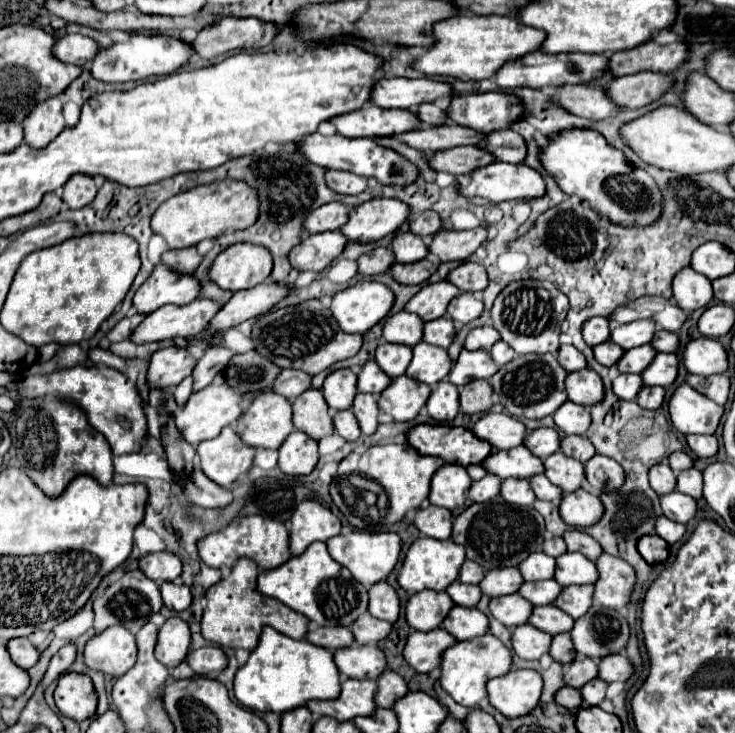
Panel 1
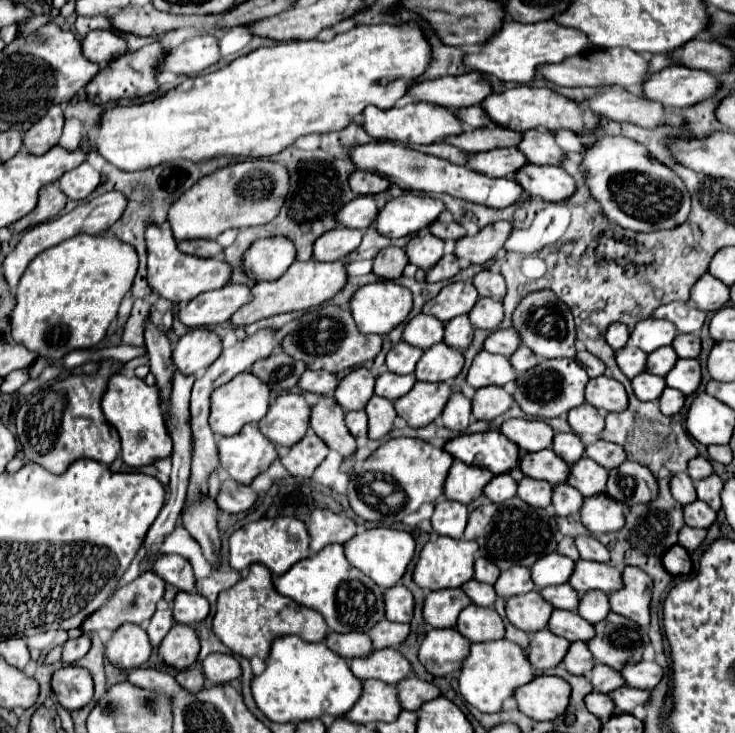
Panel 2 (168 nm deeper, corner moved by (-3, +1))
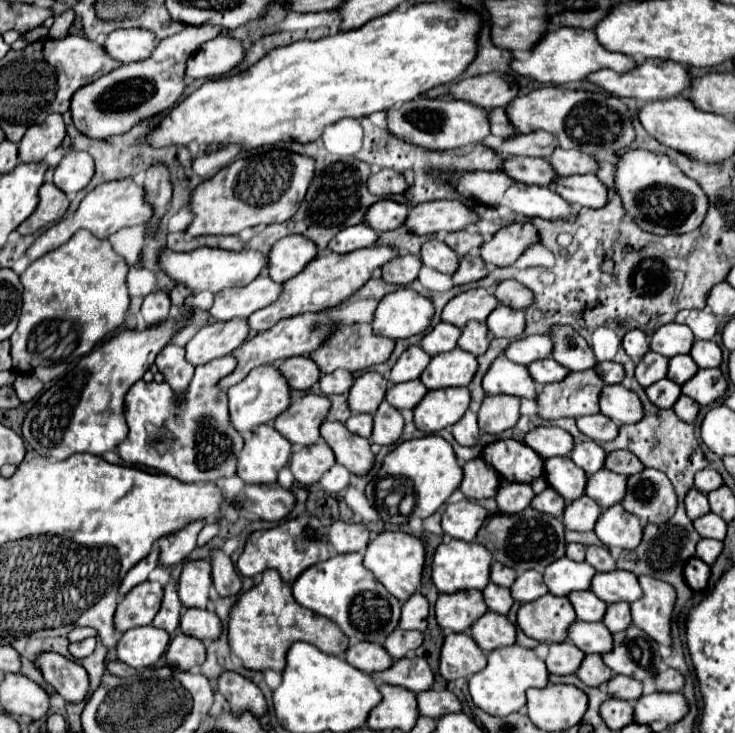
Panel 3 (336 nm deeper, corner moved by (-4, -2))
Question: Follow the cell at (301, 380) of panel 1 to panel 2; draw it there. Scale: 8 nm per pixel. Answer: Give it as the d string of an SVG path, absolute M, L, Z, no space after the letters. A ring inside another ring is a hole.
M306 371L300 377L298 387L302 391L310 391L310 393L318 393L318 395L330 395L334 393L334 389L338 387L338 377L334 373L326 373L326 371Z

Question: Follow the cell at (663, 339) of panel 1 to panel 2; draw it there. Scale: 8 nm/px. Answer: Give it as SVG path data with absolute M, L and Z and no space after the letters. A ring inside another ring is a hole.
M678 335L672 343L672 347L676 349L676 353L684 359L698 359L700 351L702 351L702 341L698 335Z

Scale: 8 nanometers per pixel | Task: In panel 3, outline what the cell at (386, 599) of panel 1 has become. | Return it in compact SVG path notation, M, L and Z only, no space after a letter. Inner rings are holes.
M415 592L409 600L403 602L401 606L401 618L399 618L399 628L401 630L425 630L427 628L427 618L429 614L429 604L427 600Z

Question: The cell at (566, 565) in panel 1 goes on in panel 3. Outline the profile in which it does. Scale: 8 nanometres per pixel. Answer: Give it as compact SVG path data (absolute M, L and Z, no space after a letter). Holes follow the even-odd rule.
M623 570L597 572L591 582L591 592L597 594L597 598L601 598L607 604L621 602L621 600L635 602L643 594L637 576Z

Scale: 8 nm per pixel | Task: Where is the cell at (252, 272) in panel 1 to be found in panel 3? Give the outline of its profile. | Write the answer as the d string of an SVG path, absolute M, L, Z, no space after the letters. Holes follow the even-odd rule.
M301 234L285 236L269 250L269 278L273 282L285 282L299 274L303 266L317 256L317 246Z

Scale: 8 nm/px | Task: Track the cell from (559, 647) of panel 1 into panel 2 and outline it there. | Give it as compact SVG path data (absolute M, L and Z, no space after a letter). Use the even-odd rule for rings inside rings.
M572 643L568 649L568 657L564 657L564 665L572 675L586 675L596 665L586 643Z

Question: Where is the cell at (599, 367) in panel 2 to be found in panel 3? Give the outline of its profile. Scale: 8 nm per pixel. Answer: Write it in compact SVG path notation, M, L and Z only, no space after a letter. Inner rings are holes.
M599 362L595 366L595 370L601 374L601 380L605 384L619 384L623 380L623 376L625 376L623 366L617 364L617 362Z

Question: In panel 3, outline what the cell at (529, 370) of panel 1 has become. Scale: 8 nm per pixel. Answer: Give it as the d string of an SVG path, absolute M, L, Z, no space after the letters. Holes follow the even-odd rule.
M593 370L569 372L561 382L545 384L537 394L537 416L543 420L557 420L597 414L601 386L603 380Z

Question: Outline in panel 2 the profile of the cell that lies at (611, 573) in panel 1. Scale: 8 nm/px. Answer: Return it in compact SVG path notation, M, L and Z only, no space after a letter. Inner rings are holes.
M624 567L624 589L610 595L612 611L636 621L638 625L650 625L650 603L652 603L652 579L638 567Z

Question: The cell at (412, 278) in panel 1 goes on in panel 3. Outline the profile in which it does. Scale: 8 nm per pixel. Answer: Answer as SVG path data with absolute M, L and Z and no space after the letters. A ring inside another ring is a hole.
M471 250L463 258L459 258L459 266L457 266L457 270L453 272L451 278L453 278L453 284L459 286L459 284L469 284L469 282L481 280L483 276L487 276L485 264L479 258L479 252L477 250Z

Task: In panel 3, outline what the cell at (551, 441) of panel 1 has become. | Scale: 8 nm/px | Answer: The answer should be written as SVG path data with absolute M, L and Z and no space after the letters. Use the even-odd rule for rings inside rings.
M587 440L587 442L581 442L581 444L575 442L575 446L573 446L569 458L571 458L579 468L583 468L587 474L593 474L593 472L597 472L597 470L603 468L605 454L607 454L607 452L605 452L599 444L595 444L593 440Z

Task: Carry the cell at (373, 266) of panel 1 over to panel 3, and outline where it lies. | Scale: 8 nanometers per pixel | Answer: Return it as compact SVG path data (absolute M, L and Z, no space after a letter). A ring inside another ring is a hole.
M399 254L397 258L393 258L393 262L387 262L385 266L381 266L383 270L383 280L389 284L397 284L397 286L407 286L417 278L417 272L421 268L421 260L419 256L413 254Z

